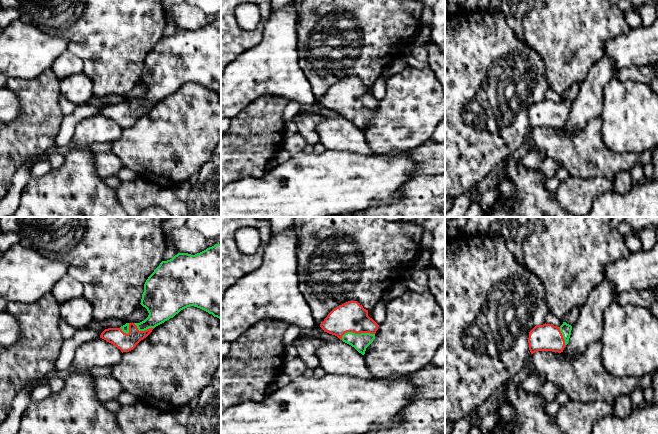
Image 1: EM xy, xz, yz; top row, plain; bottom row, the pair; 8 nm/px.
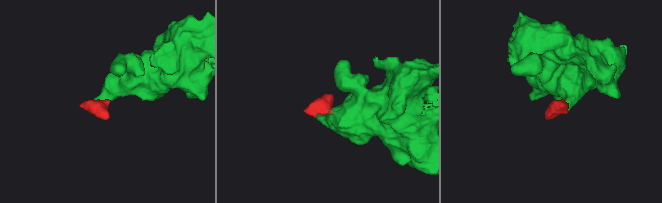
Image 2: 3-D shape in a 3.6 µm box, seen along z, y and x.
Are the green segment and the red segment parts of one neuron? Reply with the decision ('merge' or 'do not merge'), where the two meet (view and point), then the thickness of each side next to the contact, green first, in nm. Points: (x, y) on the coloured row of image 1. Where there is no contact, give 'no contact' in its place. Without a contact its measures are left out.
merge; meets green in xz at (356, 334); 140 nm thick on the green side, 240 nm on the other

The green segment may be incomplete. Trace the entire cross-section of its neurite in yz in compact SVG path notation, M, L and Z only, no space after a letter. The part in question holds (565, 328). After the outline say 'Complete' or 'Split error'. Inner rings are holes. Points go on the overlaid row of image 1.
M563 322L560 327L552 324L536 325L529 332L529 350L531 354L537 351L563 352L568 344L572 326Z. Split error

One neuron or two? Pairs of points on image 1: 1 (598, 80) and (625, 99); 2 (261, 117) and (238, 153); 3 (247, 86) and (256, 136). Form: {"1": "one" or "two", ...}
{"1": "two", "2": "one", "3": "two"}

